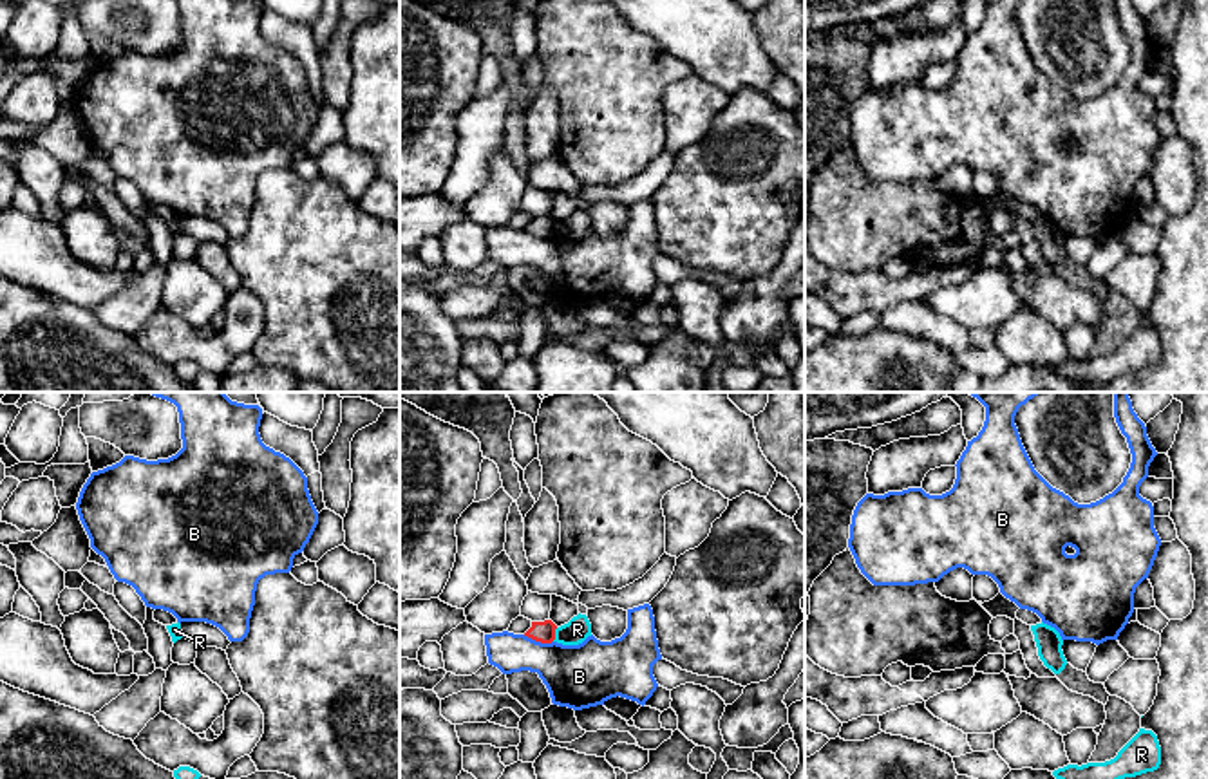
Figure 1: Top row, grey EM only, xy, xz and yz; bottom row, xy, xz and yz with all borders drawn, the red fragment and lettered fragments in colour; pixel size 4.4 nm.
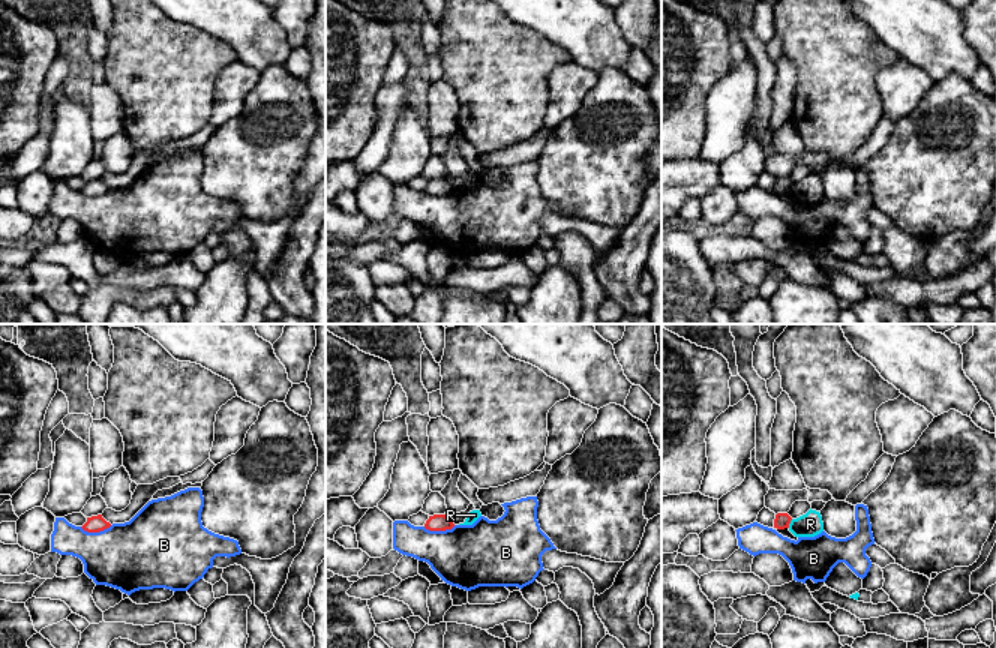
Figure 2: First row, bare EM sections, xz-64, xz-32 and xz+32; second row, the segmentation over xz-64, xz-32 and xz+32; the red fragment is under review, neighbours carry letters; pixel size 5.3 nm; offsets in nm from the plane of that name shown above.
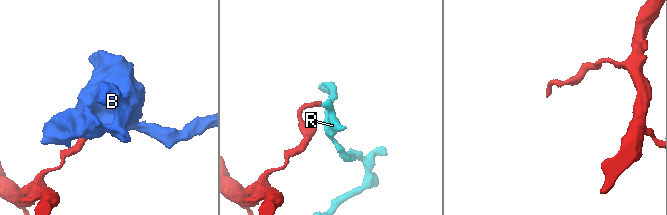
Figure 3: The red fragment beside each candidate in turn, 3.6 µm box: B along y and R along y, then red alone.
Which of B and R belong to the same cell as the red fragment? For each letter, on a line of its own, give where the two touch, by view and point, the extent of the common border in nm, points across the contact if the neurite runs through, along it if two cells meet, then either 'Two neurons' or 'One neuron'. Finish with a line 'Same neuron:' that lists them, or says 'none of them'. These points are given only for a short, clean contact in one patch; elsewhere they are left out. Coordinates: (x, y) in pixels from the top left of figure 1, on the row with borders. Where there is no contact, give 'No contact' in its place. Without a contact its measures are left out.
B: Touches red at xz (537, 640). Shared border 140 nm. Two neurons
R: Touches red at xz (554, 635). Shared border 70 nm. Boundary: xz (557, 628), (552, 640). Two neurons
Same neuron: none of them

